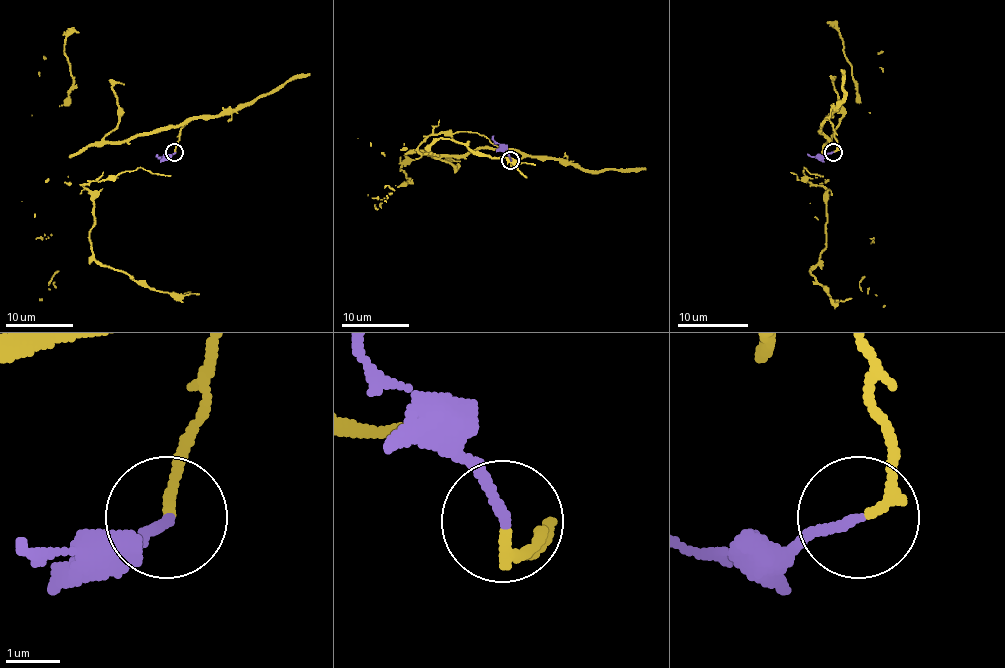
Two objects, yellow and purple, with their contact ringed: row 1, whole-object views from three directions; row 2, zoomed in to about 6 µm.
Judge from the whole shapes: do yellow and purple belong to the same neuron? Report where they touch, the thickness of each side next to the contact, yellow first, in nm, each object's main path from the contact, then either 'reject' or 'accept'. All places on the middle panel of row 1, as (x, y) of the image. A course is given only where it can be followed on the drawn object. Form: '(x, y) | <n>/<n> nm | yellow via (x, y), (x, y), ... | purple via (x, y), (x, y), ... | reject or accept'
(510, 160) | 190/180 nm | yellow via (510, 160), (476, 132), (429, 135), (418, 147), (431, 154), (439, 138), (461, 142), (535, 165) | purple via (510, 160), (493, 135) | accept

